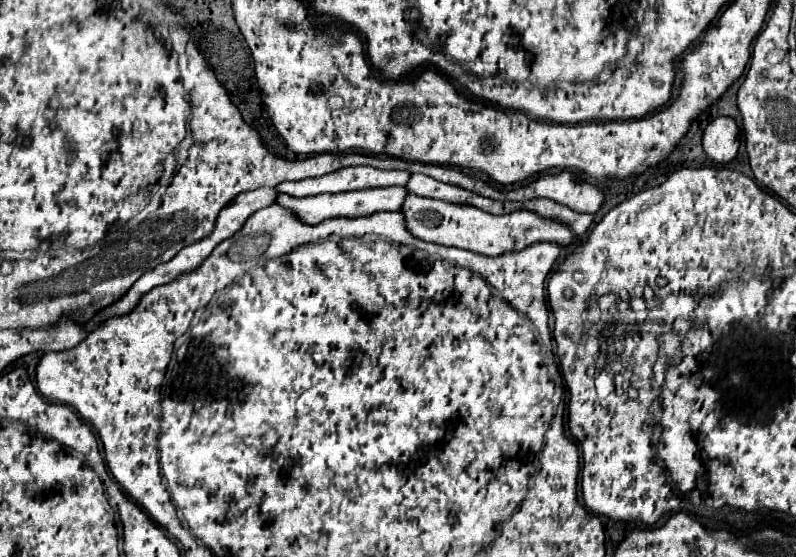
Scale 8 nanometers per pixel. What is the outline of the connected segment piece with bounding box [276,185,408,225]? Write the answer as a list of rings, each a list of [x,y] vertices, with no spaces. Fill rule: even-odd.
[[[394,185],[394,187],[376,187],[376,189],[348,191],[348,193],[336,193],[336,195],[316,195],[316,197],[288,197],[282,193],[276,199],[276,203],[296,213],[304,223],[316,225],[324,219],[334,219],[334,217],[368,217],[378,211],[400,211],[400,205],[404,205],[406,195],[408,195],[408,189]]]

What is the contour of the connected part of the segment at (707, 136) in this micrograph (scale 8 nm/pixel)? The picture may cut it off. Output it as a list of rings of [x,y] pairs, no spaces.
[[[730,117],[714,119],[702,137],[702,147],[706,155],[716,163],[730,163],[740,147],[738,141],[738,125]]]

